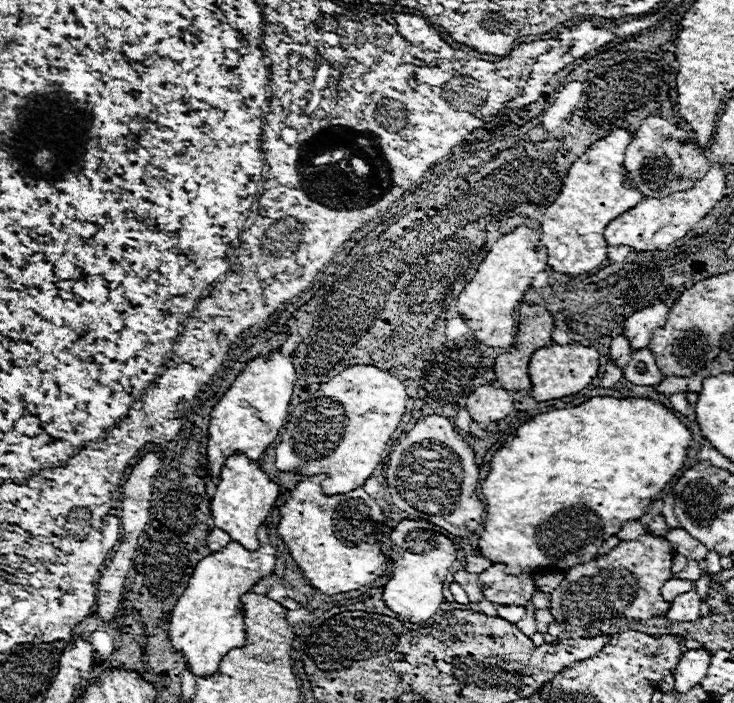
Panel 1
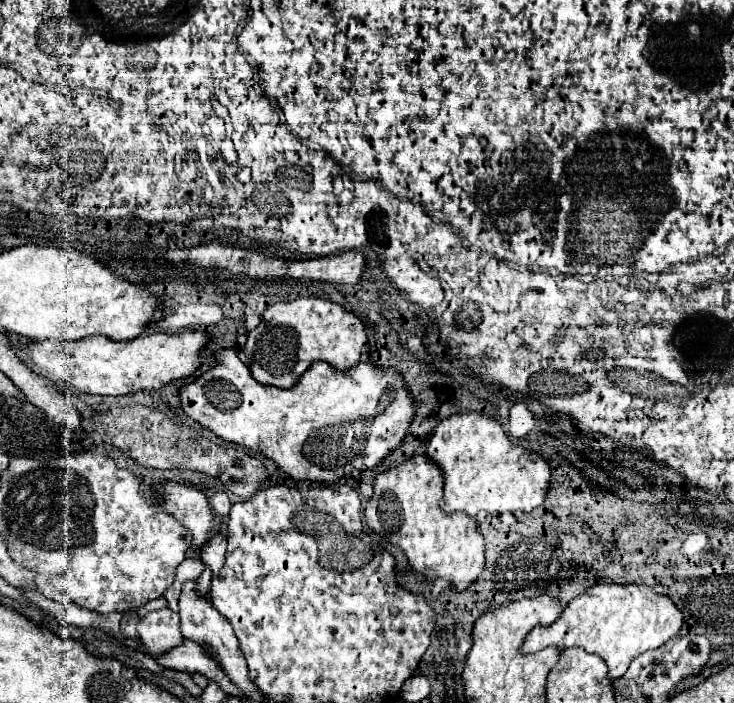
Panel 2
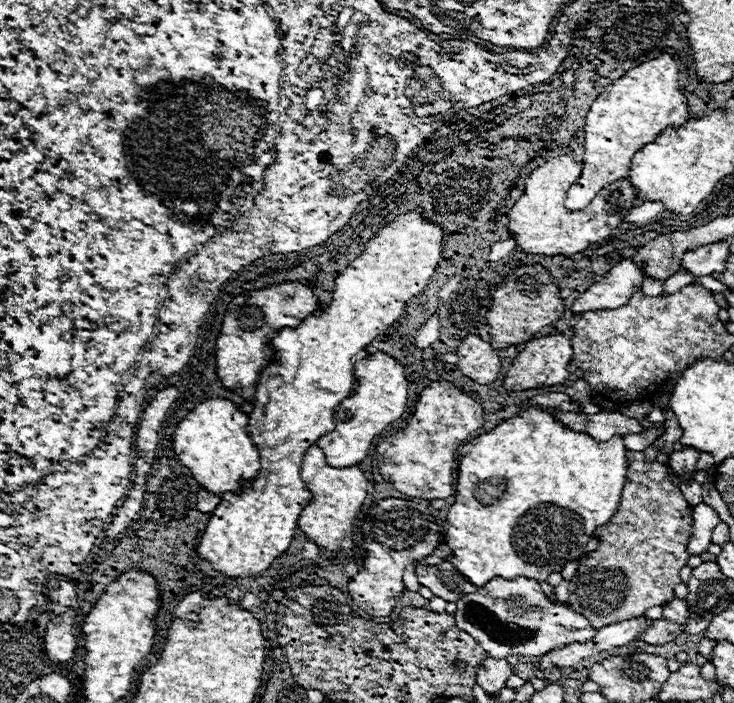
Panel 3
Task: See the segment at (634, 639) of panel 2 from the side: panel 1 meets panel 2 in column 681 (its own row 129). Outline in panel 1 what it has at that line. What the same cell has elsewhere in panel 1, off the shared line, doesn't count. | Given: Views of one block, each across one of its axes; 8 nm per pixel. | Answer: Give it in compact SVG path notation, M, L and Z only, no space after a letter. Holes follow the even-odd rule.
M612 128L602 140L594 142L576 162L572 162L560 196L546 208L540 244L548 248L548 266L556 272L584 274L600 266L606 260L608 250L604 240L606 224L642 200L642 194L626 182L624 154L630 140L632 132L626 128Z

